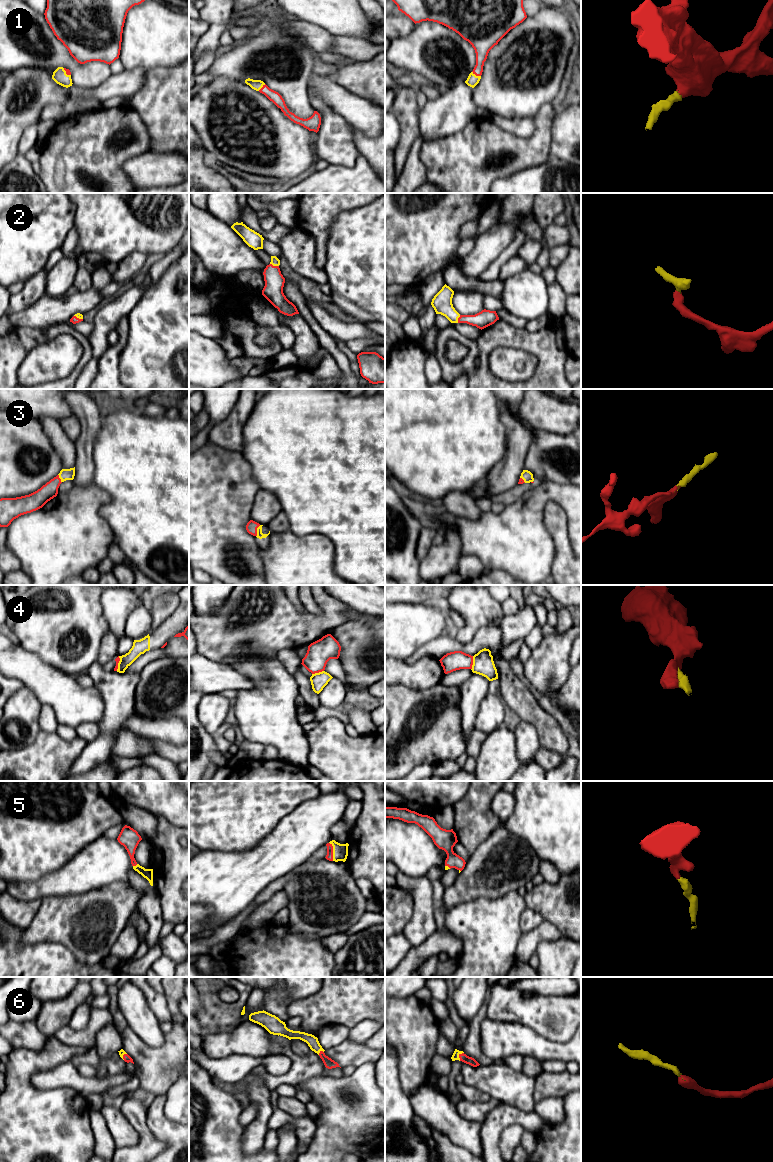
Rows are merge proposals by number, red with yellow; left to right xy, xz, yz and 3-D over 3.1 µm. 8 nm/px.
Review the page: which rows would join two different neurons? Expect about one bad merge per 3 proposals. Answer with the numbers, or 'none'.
4

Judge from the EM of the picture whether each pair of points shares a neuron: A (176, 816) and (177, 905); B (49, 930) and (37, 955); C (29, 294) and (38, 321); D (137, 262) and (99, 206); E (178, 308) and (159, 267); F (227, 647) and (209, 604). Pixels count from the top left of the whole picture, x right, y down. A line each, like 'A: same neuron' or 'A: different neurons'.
A: different neurons
B: different neurons
C: different neurons
D: different neurons
E: different neurons
F: different neurons

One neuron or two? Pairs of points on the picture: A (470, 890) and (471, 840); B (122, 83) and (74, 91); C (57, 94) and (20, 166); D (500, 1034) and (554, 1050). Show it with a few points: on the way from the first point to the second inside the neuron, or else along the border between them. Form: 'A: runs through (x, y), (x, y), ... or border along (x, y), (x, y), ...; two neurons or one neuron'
A: border along (487, 838), (470, 855); two neurons
B: runs through (110, 88), (102, 93), (86, 93); one neuron
C: border along (18, 153), (10, 162); two neurons
D: runs through (513, 1038), (524, 1040), (541, 1048); one neuron

